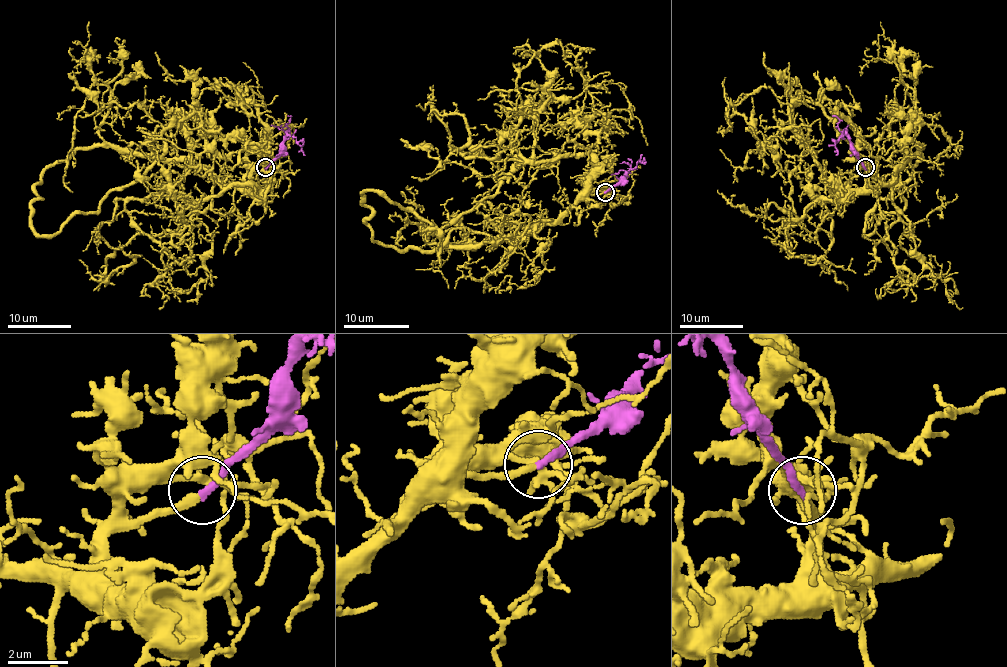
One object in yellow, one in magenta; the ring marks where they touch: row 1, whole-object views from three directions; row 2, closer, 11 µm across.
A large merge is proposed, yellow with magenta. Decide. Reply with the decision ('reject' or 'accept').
accept

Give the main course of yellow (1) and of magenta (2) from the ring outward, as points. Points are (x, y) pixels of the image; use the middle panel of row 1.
1: (604, 191), (585, 193), (598, 137), (576, 117), (601, 86), (542, 101), (534, 154), (502, 178), (400, 139)
2: (604, 191), (641, 160), (645, 162)

